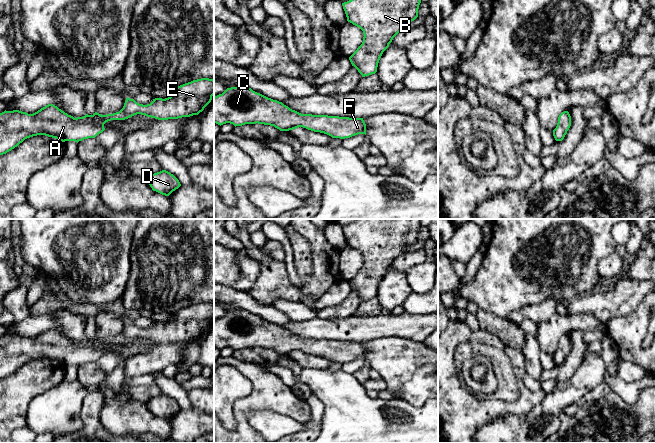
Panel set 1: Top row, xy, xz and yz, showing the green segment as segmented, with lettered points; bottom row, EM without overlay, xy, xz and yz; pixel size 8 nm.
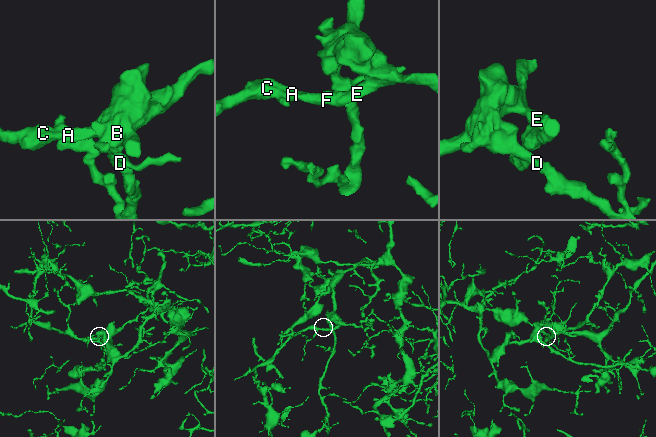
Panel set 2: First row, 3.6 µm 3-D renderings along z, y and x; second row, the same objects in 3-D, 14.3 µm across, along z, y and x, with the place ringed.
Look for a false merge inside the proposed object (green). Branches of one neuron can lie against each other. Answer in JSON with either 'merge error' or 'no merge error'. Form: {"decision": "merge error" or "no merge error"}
{"decision": "no merge error"}

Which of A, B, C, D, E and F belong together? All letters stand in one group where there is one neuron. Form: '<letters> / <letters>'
A B C D E F

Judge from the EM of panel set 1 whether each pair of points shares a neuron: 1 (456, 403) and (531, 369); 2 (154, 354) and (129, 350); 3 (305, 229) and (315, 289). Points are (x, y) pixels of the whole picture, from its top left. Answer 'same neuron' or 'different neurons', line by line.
1: different neurons
2: different neurons
3: same neuron

